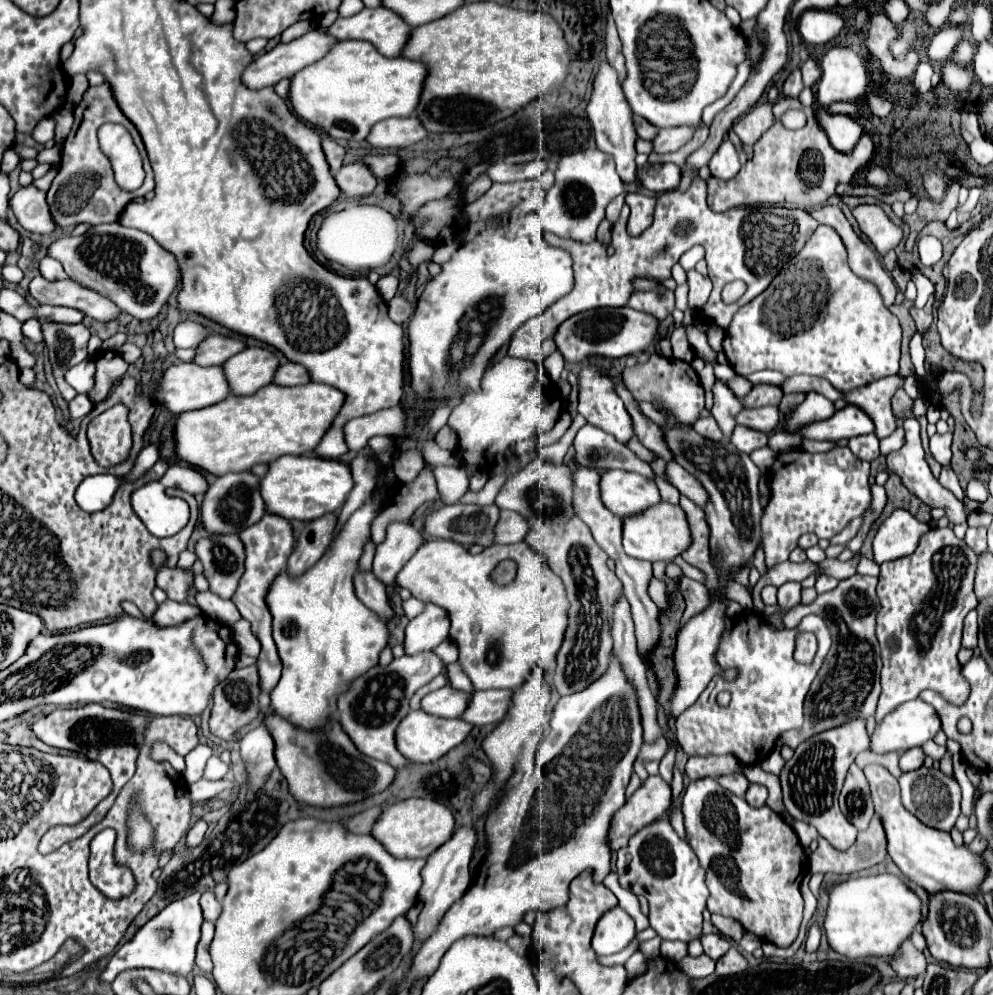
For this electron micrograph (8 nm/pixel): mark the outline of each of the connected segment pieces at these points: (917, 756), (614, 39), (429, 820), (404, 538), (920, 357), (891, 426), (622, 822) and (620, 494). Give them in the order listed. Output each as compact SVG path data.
M910 748L908 752L902 752L900 754L900 768L902 772L908 772L908 770L918 770L920 766L924 766L924 750L922 748Z
M608 18L608 24L606 24L606 58L608 58L608 64L616 70L618 82L622 84L626 78L626 66L624 66L624 56L622 56L622 42L618 38L616 24L612 18Z
M408 798L404 802L388 804L388 808L384 808L384 816L374 824L372 834L394 858L428 858L450 840L454 828L454 814L444 804L438 804L432 798Z
M396 520L396 522L390 522L390 526L386 528L386 538L384 542L380 542L376 546L376 554L374 554L374 566L372 566L372 572L376 574L378 580L382 580L384 584L392 584L396 574L400 572L400 568L408 562L408 558L424 544L424 538L422 538L422 530L420 528L414 528L412 520Z
M916 332L910 340L910 356L912 356L912 364L916 368L916 374L922 378L924 376L924 346L922 346L920 332Z
M894 374L888 378L882 378L878 382L872 382L868 388L858 388L856 392L850 392L848 396L842 396L846 402L856 404L858 408L864 408L876 420L876 436L886 438L896 430L896 416L892 412L892 396L898 388L904 386L904 378Z
M648 776L648 780L634 792L634 796L616 812L610 828L612 850L628 844L630 836L660 818L672 804L672 788L660 776Z
M604 472L600 480L600 494L604 506L620 518L642 514L650 506L662 502L656 482L634 472Z

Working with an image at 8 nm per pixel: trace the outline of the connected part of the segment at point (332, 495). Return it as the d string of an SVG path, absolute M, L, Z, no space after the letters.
M282 456L274 460L268 474L262 478L262 494L266 512L280 514L288 520L314 520L342 508L354 488L352 472L338 460L322 456Z

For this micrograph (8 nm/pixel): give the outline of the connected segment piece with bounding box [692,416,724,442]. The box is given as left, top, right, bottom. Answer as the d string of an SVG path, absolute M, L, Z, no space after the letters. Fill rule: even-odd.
M712 416L698 418L698 420L696 420L692 426L696 428L696 432L700 432L700 434L702 434L704 438L708 438L708 440L716 440L716 442L720 442L720 440L724 438L722 430L718 428L716 420L712 420Z

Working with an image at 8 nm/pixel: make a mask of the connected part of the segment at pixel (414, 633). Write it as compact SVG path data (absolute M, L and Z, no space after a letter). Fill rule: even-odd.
M426 602L426 610L406 626L406 654L414 656L424 650L434 650L438 644L448 640L448 630L450 620L446 616L446 610Z

